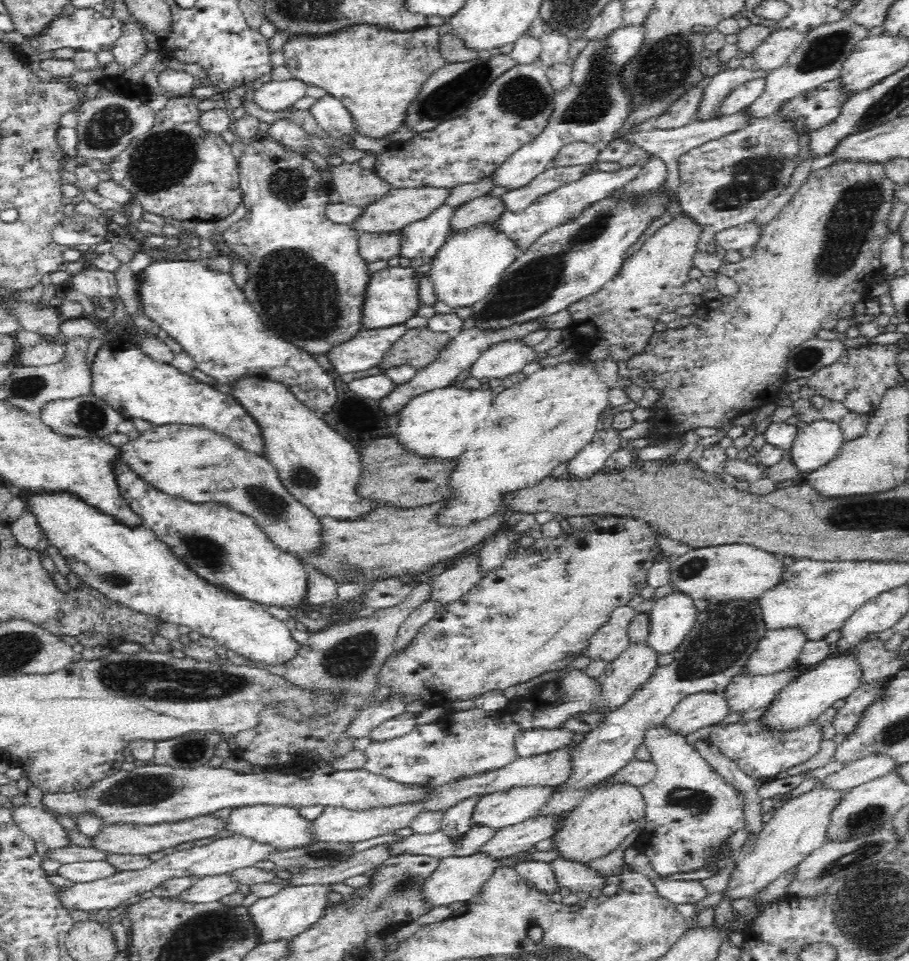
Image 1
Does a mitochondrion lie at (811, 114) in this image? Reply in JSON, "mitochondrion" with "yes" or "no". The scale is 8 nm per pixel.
{"mitochondrion":"no"}

